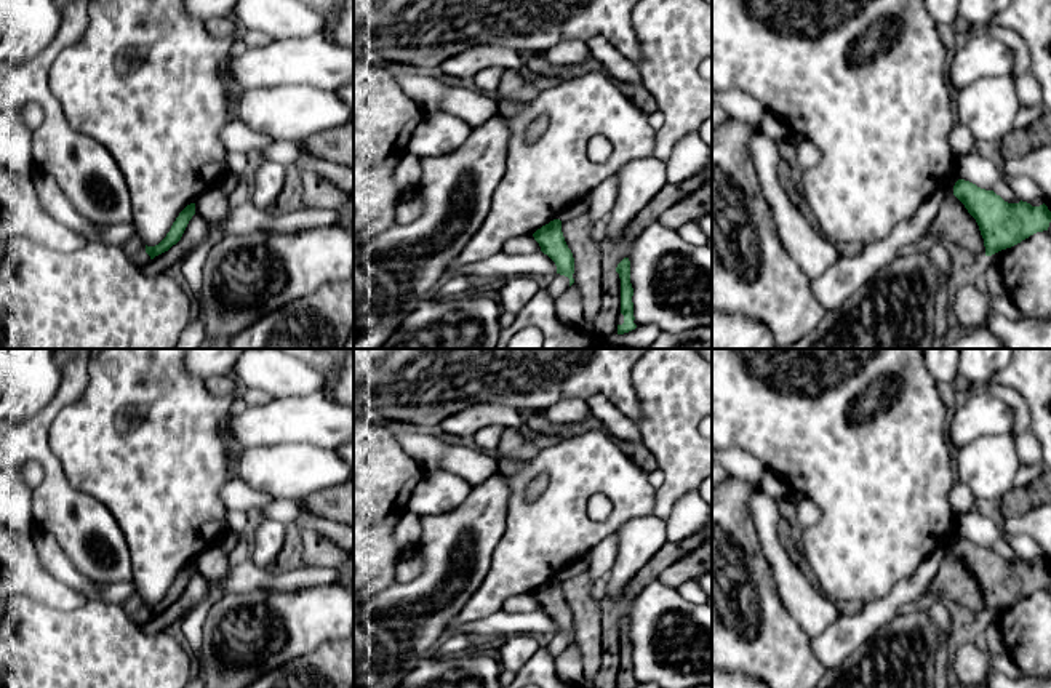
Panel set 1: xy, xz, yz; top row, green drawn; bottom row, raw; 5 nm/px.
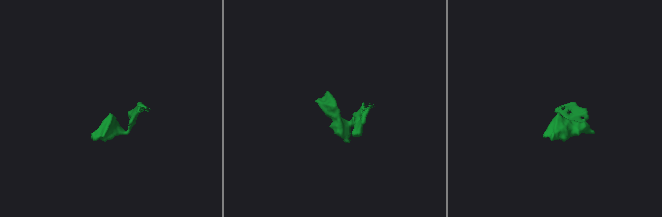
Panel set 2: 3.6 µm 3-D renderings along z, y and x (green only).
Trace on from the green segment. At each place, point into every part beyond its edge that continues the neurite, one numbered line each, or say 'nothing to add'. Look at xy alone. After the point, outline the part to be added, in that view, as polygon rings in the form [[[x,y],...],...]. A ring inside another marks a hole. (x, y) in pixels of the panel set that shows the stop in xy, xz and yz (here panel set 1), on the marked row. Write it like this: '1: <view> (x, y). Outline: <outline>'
1: xy (135, 248). Outline: [[[134,235],[131,237],[125,245],[123,250],[126,256],[136,264],[136,266],[146,266],[150,259],[150,256],[146,253],[146,245]]]

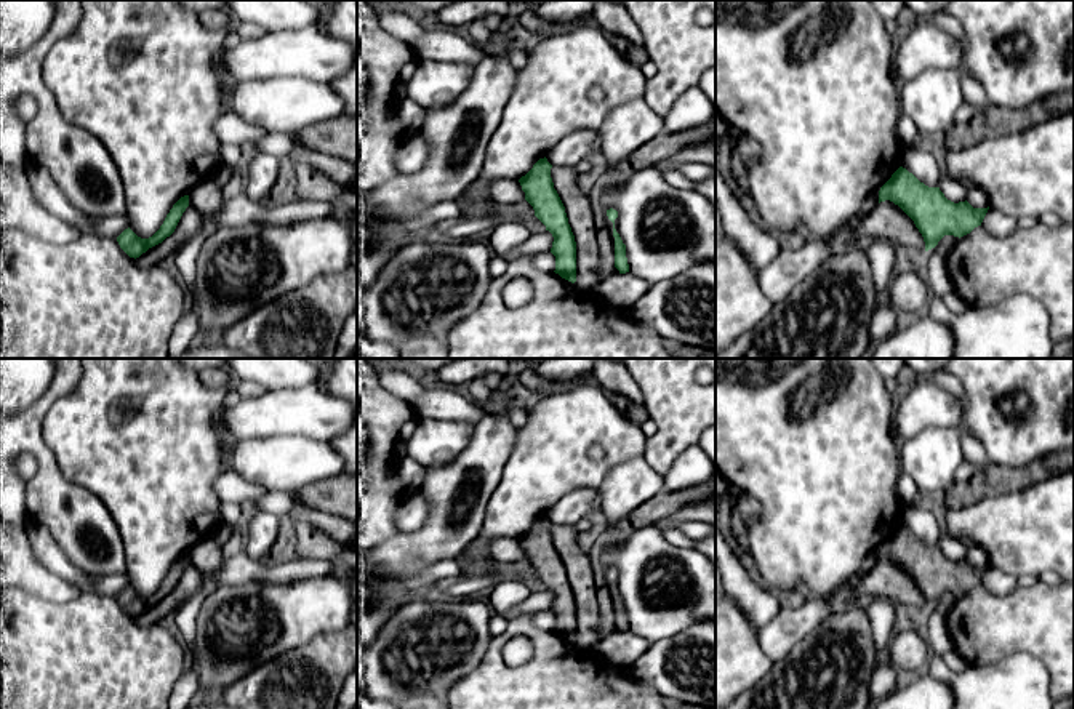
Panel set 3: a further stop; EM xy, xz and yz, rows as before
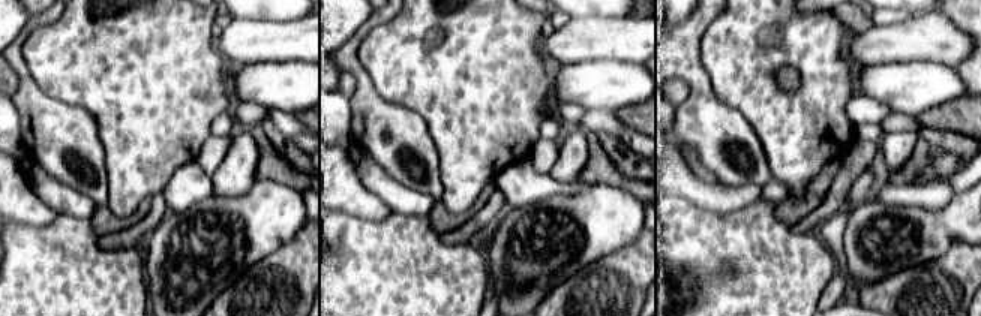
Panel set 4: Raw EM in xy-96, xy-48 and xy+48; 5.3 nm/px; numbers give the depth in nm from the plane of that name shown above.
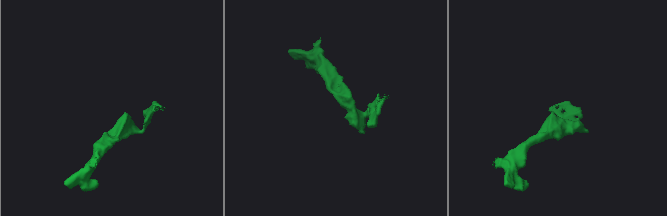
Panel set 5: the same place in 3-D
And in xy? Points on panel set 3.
nothing to add

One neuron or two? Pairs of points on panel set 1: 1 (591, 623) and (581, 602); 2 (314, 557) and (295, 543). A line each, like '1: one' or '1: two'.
1: one
2: two

